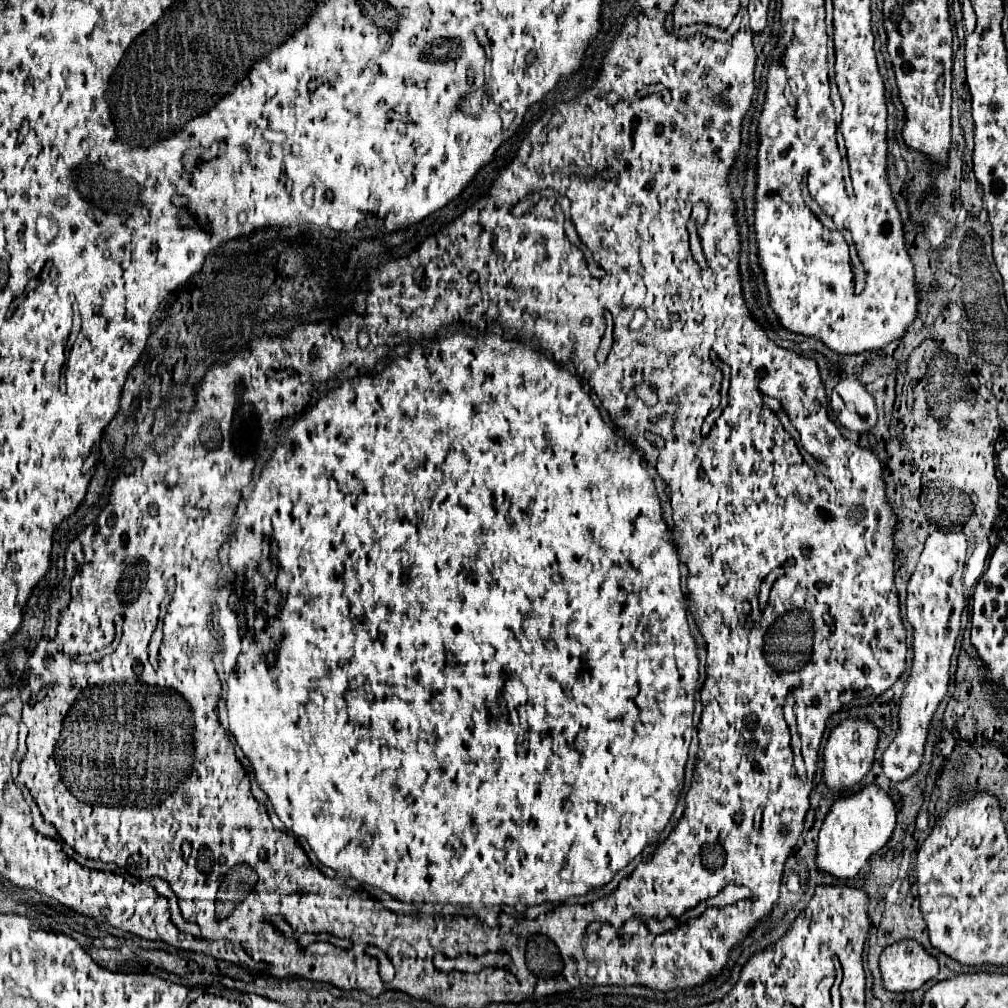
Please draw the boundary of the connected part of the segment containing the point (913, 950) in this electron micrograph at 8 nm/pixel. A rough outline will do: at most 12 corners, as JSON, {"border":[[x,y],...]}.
{"border":[[906,939],[880,955],[884,987],[916,991],[938,959]]}

